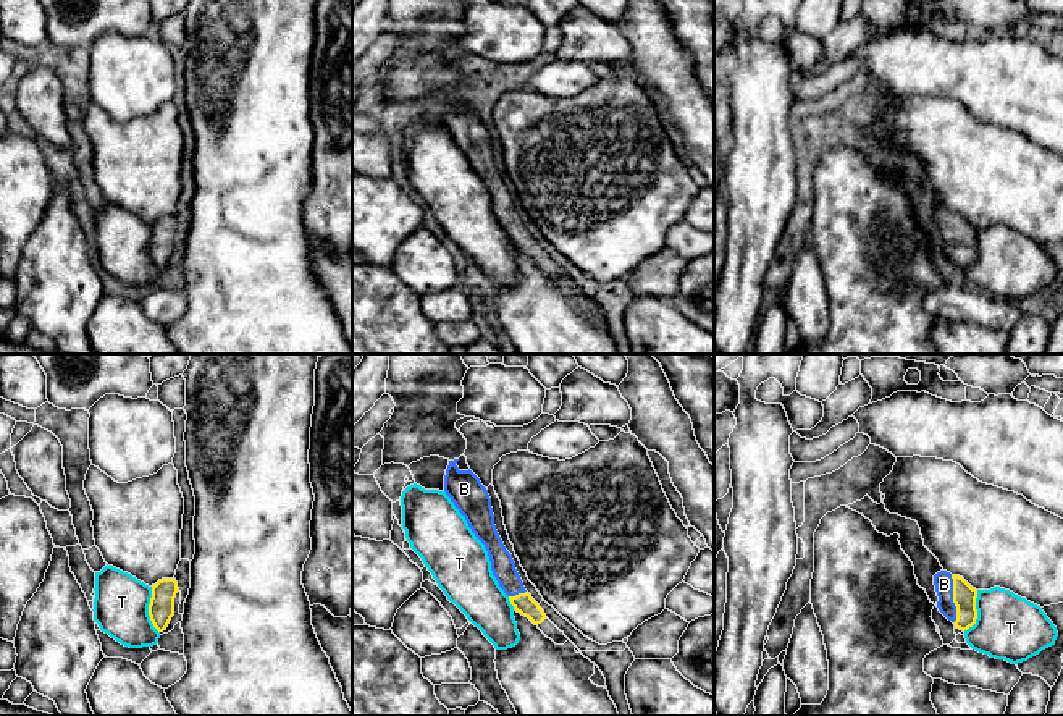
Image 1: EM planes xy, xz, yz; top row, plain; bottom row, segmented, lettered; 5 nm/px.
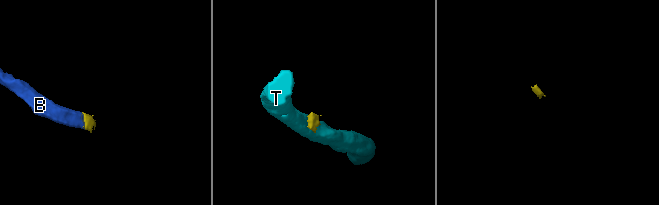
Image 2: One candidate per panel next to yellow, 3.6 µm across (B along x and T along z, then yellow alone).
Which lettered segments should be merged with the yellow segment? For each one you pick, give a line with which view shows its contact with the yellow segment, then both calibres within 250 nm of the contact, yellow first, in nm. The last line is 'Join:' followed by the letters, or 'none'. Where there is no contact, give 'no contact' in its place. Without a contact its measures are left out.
B: meets yellow in yz; 110 nm thick on the yellow side, 100 nm on the other
Join: B

